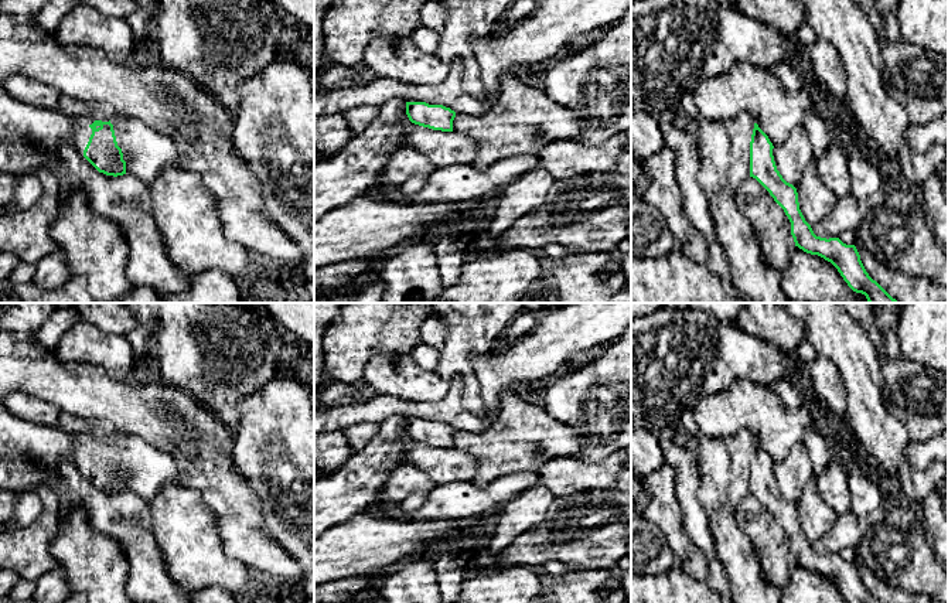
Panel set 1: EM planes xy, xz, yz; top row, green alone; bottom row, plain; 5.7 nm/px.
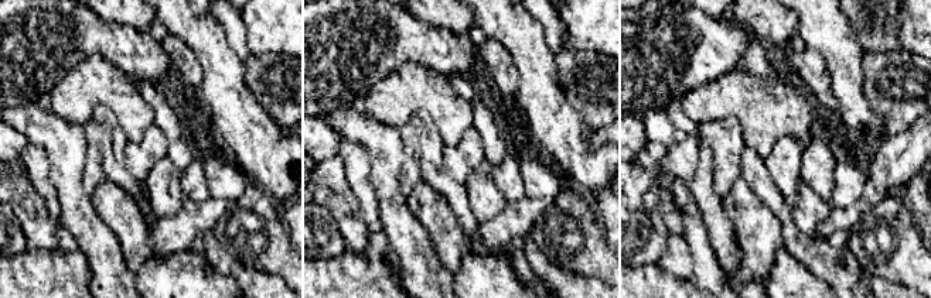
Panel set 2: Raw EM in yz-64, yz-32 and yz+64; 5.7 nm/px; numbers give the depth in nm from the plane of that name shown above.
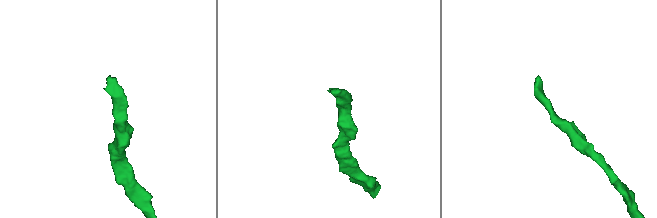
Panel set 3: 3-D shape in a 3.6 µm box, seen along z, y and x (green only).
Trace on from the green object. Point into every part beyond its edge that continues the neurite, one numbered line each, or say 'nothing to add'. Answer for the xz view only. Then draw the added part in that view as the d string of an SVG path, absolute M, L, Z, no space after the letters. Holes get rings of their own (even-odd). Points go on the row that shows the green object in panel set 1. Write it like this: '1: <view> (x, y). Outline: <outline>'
nothing to add

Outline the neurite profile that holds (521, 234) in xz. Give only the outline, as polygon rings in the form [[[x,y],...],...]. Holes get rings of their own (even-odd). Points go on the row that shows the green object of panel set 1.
[[[573,176],[555,180],[545,202],[529,215],[519,218],[498,239],[490,239],[482,228],[464,231],[464,246],[473,258],[484,258],[507,249],[529,249],[541,253],[549,243],[557,243],[567,252],[615,252],[617,243],[625,241],[631,217],[625,208],[631,204],[631,177]]]

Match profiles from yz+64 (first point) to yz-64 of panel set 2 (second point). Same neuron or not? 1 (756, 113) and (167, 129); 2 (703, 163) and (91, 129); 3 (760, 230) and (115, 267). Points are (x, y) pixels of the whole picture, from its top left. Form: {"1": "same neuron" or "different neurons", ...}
{"1": "different neurons", "2": "different neurons", "3": "different neurons"}

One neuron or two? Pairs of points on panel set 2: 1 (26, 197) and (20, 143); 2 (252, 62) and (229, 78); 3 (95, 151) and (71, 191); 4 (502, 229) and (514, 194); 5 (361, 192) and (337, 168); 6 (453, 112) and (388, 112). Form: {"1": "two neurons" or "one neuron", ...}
{"1": "two neurons", "2": "two neurons", "3": "two neurons", "4": "two neurons", "5": "two neurons", "6": "one neuron"}

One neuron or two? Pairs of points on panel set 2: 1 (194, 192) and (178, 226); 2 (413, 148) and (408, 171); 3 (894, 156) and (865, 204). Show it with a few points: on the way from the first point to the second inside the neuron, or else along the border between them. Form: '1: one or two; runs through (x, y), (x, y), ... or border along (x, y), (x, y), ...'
1: two; border along (184, 194), (195, 202), (211, 199)
2: one; runs through (412, 154), (411, 165)
3: one; runs through (889, 167), (875, 192)

